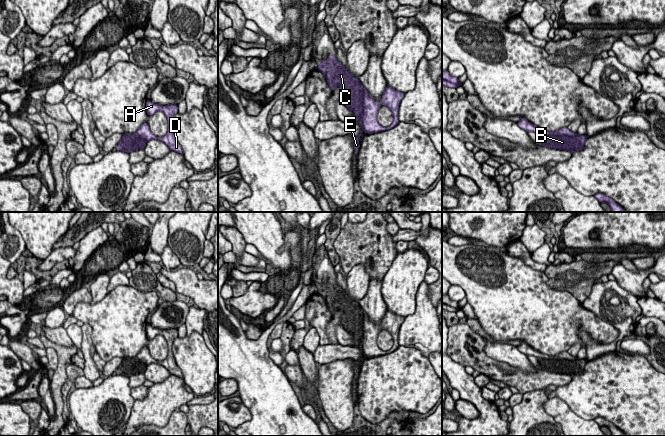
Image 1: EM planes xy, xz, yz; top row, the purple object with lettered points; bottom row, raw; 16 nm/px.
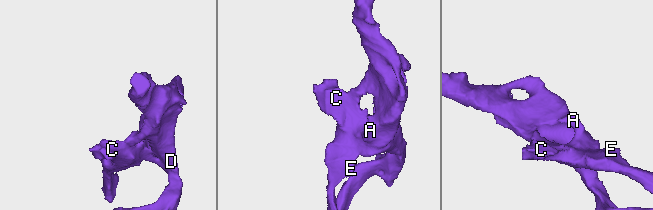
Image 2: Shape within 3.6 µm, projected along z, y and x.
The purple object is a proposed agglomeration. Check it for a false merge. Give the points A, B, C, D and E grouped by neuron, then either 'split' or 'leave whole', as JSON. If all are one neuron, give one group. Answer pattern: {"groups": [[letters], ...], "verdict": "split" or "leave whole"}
{"groups": [["A", "D"], ["B", "C", "E"]], "verdict": "split"}

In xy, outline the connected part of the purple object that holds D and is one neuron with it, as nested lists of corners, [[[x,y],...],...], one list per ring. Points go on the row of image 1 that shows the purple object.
[[[147,100],[146,101],[146,112],[147,112],[147,114],[153,115],[157,111],[162,111],[167,117],[168,131],[167,131],[166,135],[163,137],[155,136],[150,131],[149,125],[146,122],[143,123],[139,127],[139,129],[137,130],[137,134],[142,139],[144,139],[146,142],[151,140],[151,139],[158,139],[158,140],[162,141],[163,143],[165,143],[170,148],[170,150],[182,154],[183,153],[182,148],[181,148],[180,144],[178,143],[178,141],[176,140],[176,137],[175,137],[175,134],[174,134],[173,128],[172,128],[173,118],[178,113],[178,105],[171,104],[171,105],[162,106],[159,104],[154,104],[150,100]]]

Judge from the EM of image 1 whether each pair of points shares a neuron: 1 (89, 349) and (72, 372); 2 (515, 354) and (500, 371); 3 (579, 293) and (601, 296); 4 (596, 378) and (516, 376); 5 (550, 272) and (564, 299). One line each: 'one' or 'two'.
1: two
2: two
3: two
4: two
5: two

